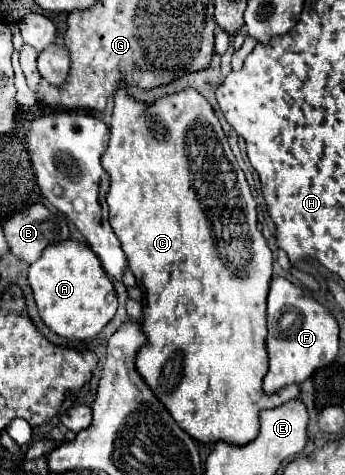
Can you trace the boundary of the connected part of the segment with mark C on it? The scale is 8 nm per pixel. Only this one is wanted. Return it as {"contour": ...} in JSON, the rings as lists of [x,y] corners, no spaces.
{"contour":[[[121,86],[115,92],[113,98],[113,114],[111,114],[111,124],[109,124],[109,146],[103,152],[101,158],[103,168],[111,176],[111,188],[107,194],[107,204],[109,204],[109,222],[111,228],[115,230],[123,252],[127,254],[127,264],[133,270],[135,278],[139,280],[139,286],[145,290],[145,312],[143,312],[143,332],[147,334],[147,344],[143,350],[139,350],[139,356],[135,360],[139,374],[151,390],[157,394],[157,398],[163,402],[163,406],[171,412],[175,422],[195,440],[203,444],[211,444],[217,440],[225,440],[229,444],[245,444],[251,442],[257,432],[259,432],[259,412],[263,408],[275,408],[281,406],[287,400],[299,398],[299,386],[287,386],[275,396],[265,396],[263,394],[263,376],[267,372],[267,352],[265,352],[265,318],[267,318],[267,292],[269,292],[269,282],[271,282],[271,262],[273,254],[263,238],[263,234],[257,230],[257,206],[251,196],[249,184],[245,180],[243,170],[239,168],[229,144],[227,136],[221,128],[221,122],[217,120],[213,106],[199,94],[197,90],[181,90],[173,96],[165,96],[157,100],[155,104],[145,104],[141,100],[135,100],[129,96],[127,88]]]}

